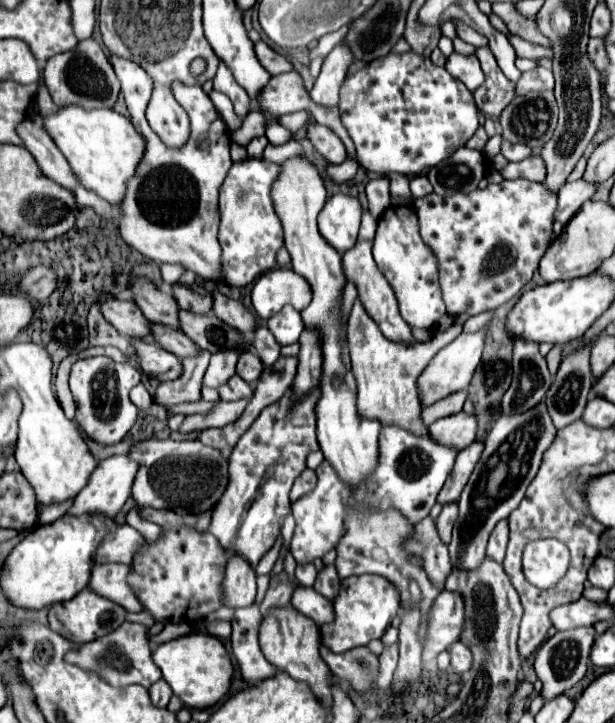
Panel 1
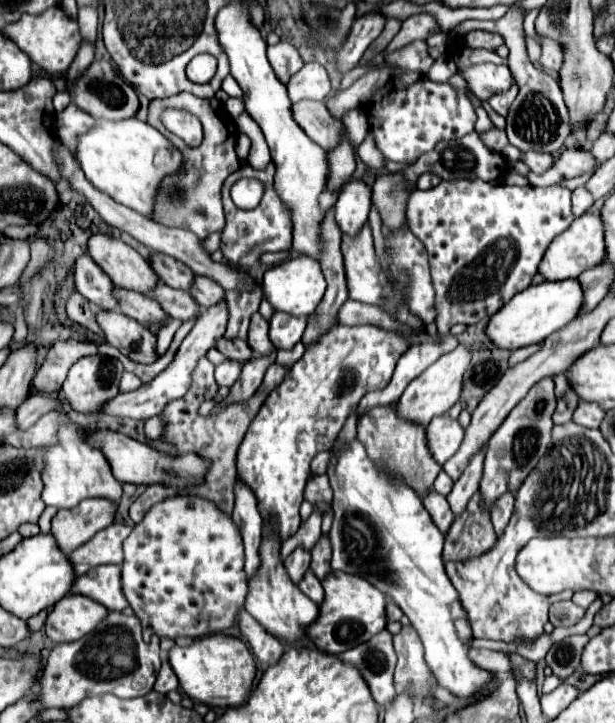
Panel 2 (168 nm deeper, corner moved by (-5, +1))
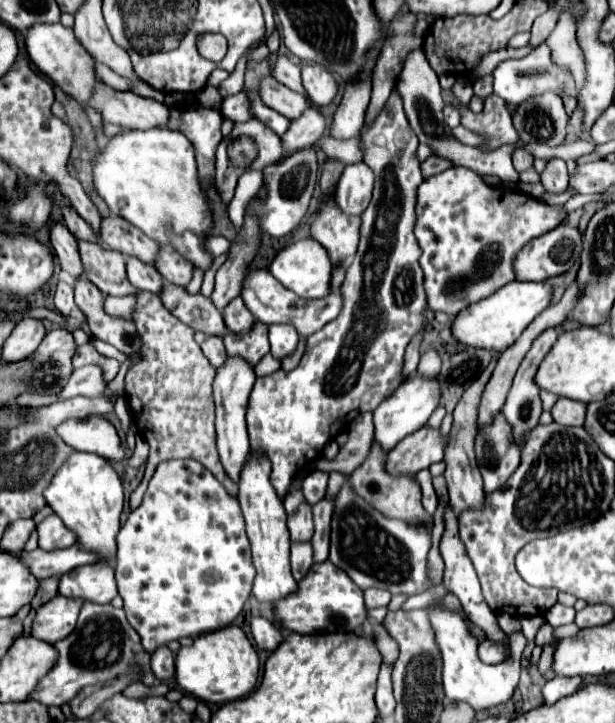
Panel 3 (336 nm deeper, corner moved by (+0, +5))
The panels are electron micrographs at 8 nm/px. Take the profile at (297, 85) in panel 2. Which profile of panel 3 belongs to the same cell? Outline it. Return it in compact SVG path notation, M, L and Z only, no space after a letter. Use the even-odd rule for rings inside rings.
M316 63L302 67L302 85L304 85L310 101L316 103L318 107L328 105L338 91L334 77L322 65L316 65Z

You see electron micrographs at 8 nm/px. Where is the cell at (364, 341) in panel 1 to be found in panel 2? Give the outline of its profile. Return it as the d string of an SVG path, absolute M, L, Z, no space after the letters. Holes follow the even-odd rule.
M395 405L371 409L365 417L359 419L357 431L357 437L361 439L361 443L365 443L365 449L369 451L369 459L373 459L375 463L385 463L385 467L389 467L393 475L401 475L401 479L405 479L405 483L409 483L409 487L413 487L417 495L421 495L421 491L427 491L433 485L441 467L435 463L427 449L425 429L399 419L395 413Z

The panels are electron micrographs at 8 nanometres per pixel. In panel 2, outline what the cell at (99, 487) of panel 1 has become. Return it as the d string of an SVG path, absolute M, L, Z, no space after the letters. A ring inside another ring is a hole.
M85 499L75 509L61 509L51 521L51 533L61 551L71 553L97 531L113 523L117 505L107 499Z

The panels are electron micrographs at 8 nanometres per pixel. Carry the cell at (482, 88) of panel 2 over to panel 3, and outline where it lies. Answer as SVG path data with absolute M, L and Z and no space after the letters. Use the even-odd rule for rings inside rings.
M540 45L538 49L530 51L530 53L528 53L526 57L522 57L522 59L502 61L502 63L492 71L492 77L494 77L494 93L496 93L498 97L506 99L506 101L512 103L512 105L522 103L524 99L528 99L528 95L540 95L540 91L546 91L546 89L554 89L558 95L562 95L562 91L568 87L568 93L570 93L570 95L576 95L574 79L570 77L570 73L558 69L556 65L552 65L548 45Z

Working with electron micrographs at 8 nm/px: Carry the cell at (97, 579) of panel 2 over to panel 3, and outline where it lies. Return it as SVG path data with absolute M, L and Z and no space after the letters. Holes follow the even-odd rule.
M106 563L76 567L60 579L58 591L64 597L80 597L84 601L106 605L118 595L114 569Z

